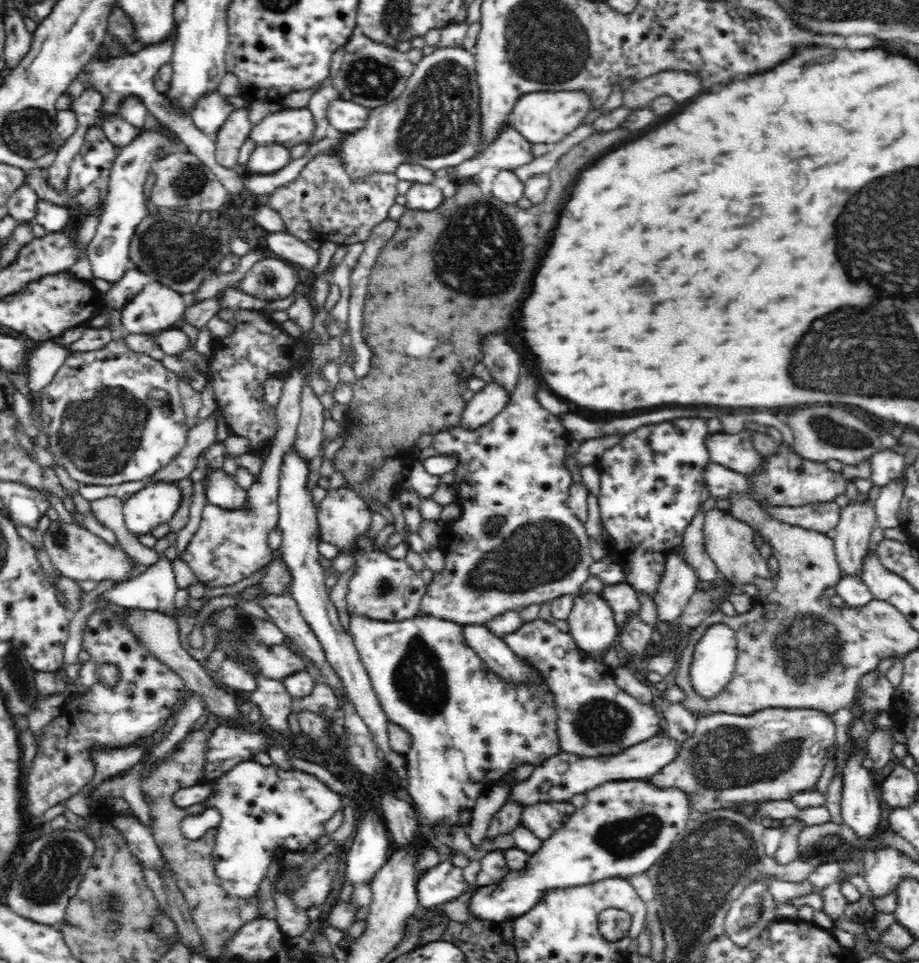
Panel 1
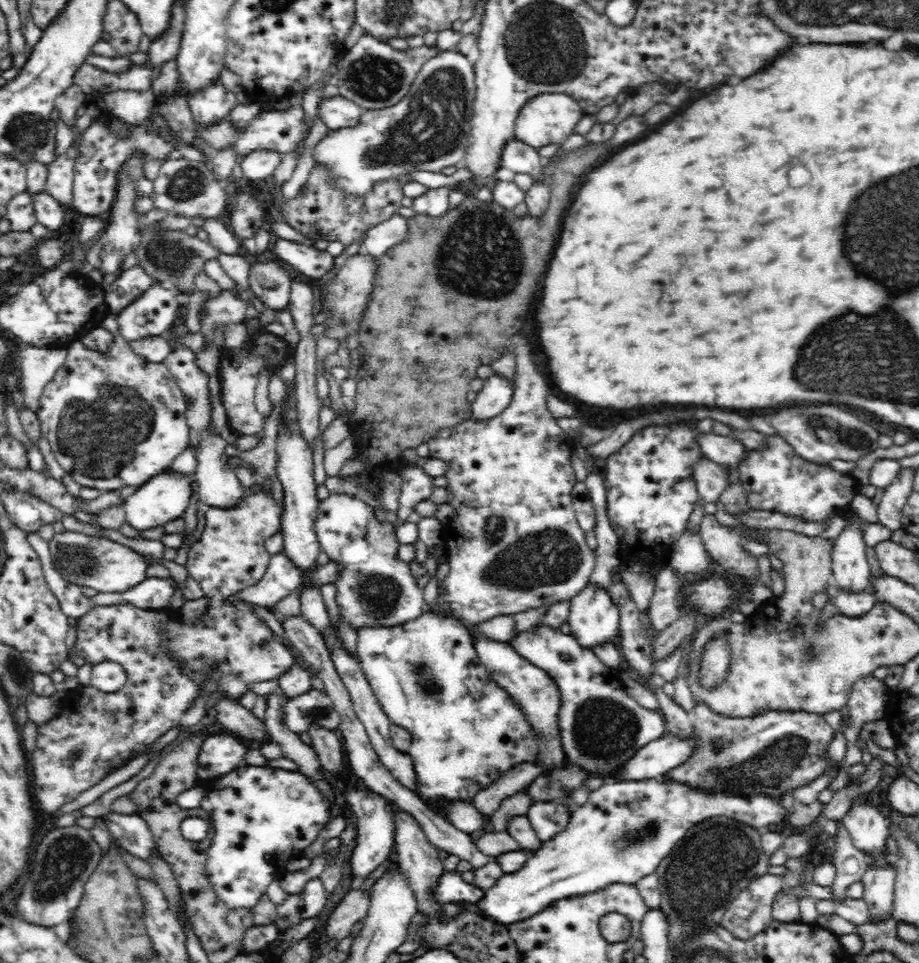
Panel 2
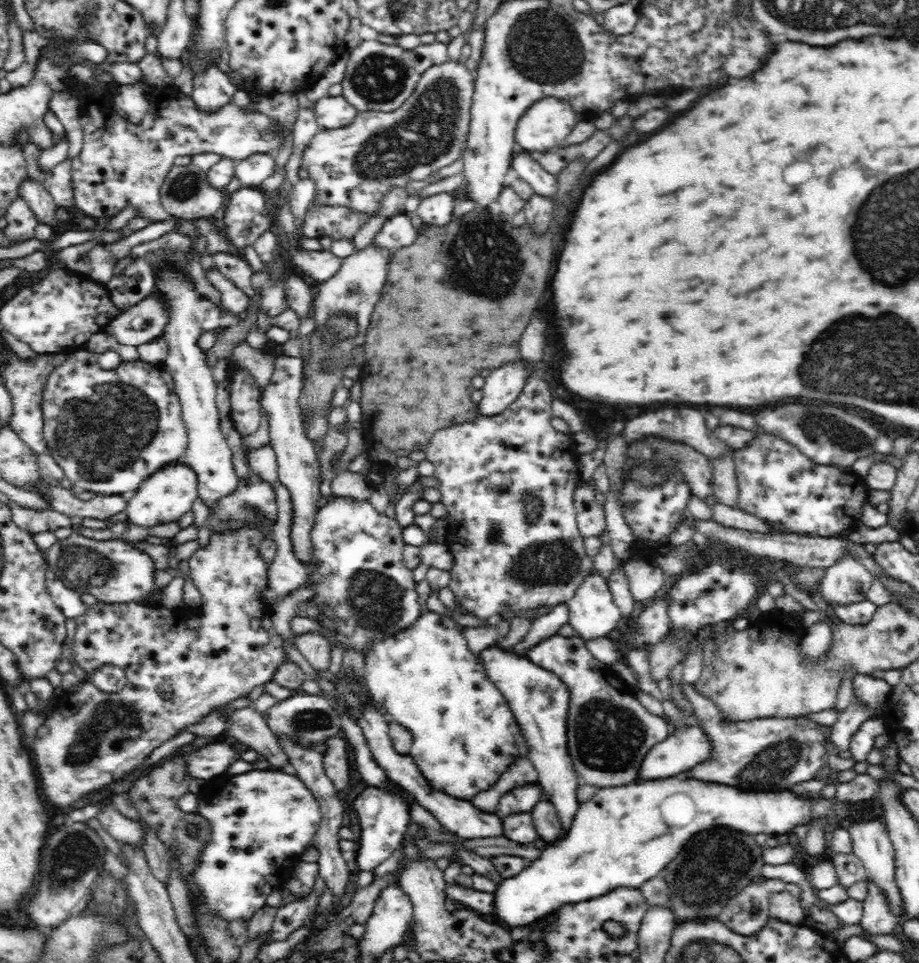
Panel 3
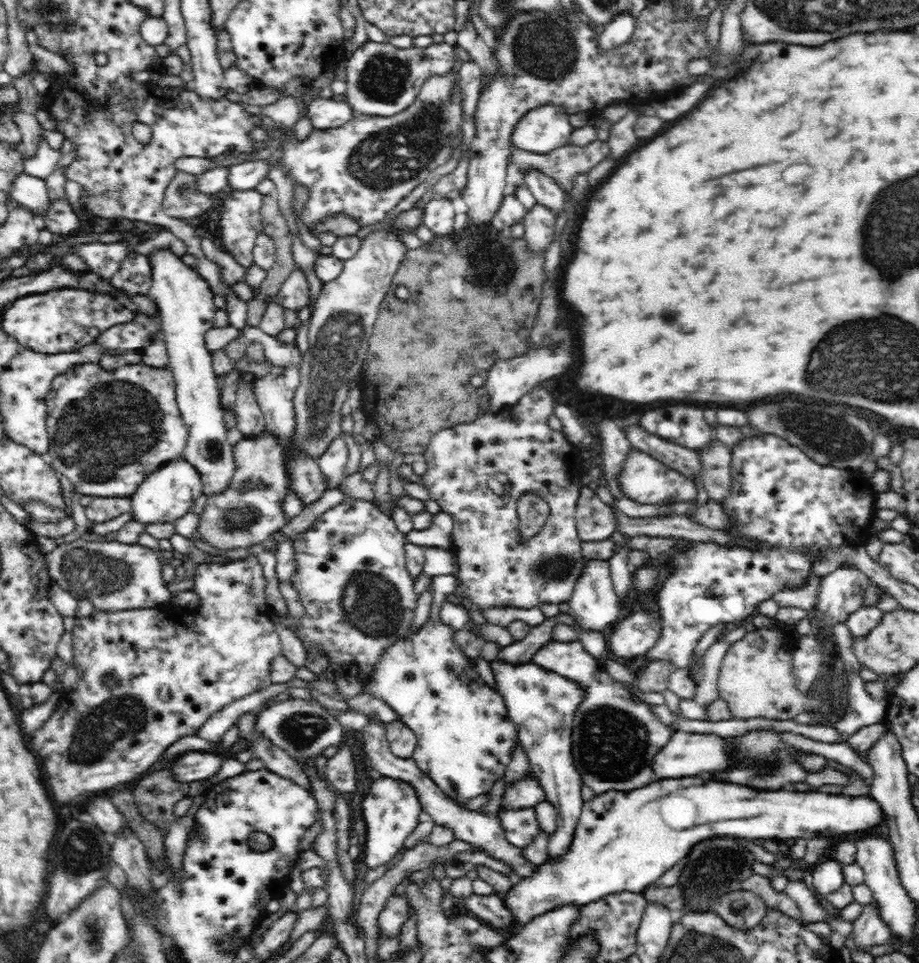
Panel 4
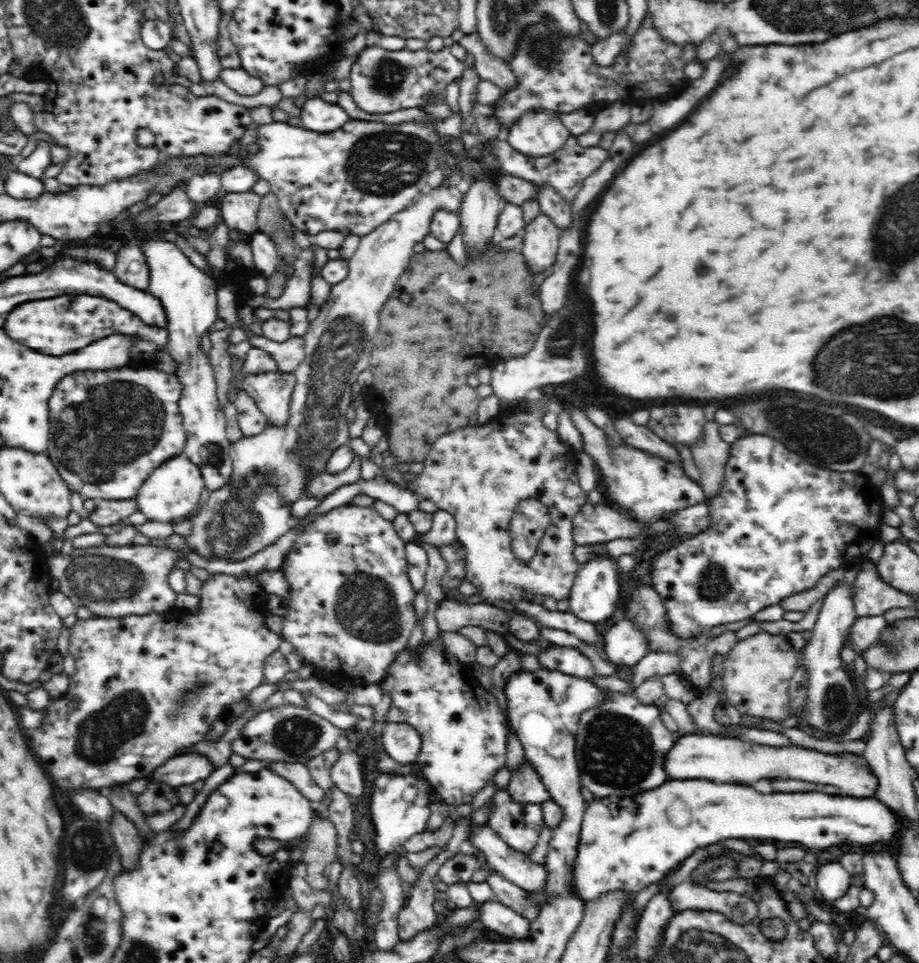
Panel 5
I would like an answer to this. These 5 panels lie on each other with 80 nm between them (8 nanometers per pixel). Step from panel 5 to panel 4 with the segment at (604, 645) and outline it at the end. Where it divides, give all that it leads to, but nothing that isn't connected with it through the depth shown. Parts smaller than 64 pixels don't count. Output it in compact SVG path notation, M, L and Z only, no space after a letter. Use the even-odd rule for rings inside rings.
M644 611L622 619L608 636L608 652L622 660L643 657L661 637L662 618Z

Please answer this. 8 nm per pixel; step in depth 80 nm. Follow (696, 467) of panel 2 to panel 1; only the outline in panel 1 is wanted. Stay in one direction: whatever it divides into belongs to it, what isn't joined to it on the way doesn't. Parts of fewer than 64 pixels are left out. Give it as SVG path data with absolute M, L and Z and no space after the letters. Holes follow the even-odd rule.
M714 462L706 464L702 486L707 490L705 497L715 501L726 498L732 492L747 492L748 494L754 492L754 489L750 487L750 481L742 473L734 472Z

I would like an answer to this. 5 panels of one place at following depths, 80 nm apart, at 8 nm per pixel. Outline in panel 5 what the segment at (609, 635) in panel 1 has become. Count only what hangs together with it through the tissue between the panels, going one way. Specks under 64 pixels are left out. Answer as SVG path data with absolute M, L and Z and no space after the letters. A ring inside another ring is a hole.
M598 552L584 563L574 578L574 583L568 596L570 612L587 622L594 623L608 620L616 612L616 600L620 596L620 580L617 561L607 553Z

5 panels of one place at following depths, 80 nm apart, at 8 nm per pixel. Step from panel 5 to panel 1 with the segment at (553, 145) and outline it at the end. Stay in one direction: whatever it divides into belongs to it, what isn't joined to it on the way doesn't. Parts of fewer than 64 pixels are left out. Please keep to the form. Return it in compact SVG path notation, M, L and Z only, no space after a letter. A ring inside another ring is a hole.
M584 91L531 92L517 100L509 122L528 142L552 144L560 142L564 136L578 128L587 115L594 114L590 108L590 98Z

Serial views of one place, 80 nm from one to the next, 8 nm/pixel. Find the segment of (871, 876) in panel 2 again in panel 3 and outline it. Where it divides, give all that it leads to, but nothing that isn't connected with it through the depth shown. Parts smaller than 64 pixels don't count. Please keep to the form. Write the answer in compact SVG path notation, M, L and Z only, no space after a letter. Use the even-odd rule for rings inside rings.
M867 881L868 893L863 901L863 915L858 922L862 927L862 933L866 940L876 938L876 936L890 936L889 934L897 934L897 924L894 915L888 909L888 901L882 893L882 889L878 889L874 883Z

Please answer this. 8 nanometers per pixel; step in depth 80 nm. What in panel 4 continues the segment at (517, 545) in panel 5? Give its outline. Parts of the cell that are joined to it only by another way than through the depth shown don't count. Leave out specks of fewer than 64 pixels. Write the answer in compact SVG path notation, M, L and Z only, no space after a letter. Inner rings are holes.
M532 493L521 496L517 502L518 529L523 537L530 538L543 528L550 514L548 503Z

